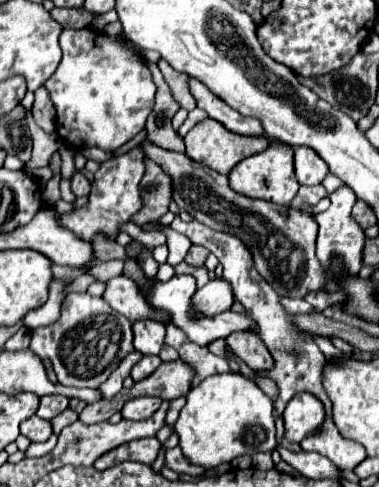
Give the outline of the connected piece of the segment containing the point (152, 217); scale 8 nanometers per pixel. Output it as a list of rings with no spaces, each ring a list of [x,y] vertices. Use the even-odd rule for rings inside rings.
[[[152,160],[146,164],[146,174],[140,182],[142,210],[132,216],[132,222],[138,226],[156,222],[162,214],[168,212],[172,202],[172,178]]]

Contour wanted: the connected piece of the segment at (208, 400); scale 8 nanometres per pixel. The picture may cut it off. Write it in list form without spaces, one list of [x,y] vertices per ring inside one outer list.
[[[240,372],[214,374],[202,380],[188,392],[188,402],[180,410],[180,418],[174,424],[180,436],[180,448],[184,456],[198,466],[214,468],[230,462],[236,456],[274,450],[274,406],[272,400]]]

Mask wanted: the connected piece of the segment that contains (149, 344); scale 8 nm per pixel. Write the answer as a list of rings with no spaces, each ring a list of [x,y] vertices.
[[[138,320],[132,324],[134,332],[134,348],[142,354],[158,354],[164,346],[166,338],[166,324],[158,320]]]

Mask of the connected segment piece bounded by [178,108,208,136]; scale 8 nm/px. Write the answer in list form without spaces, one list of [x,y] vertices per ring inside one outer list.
[[[194,108],[194,110],[188,114],[188,118],[184,120],[184,124],[180,126],[178,134],[180,134],[180,136],[184,136],[184,134],[186,134],[186,132],[188,132],[188,130],[194,126],[194,124],[198,124],[200,120],[204,120],[206,116],[208,116],[208,114],[206,114],[204,110],[200,110],[200,108]]]

